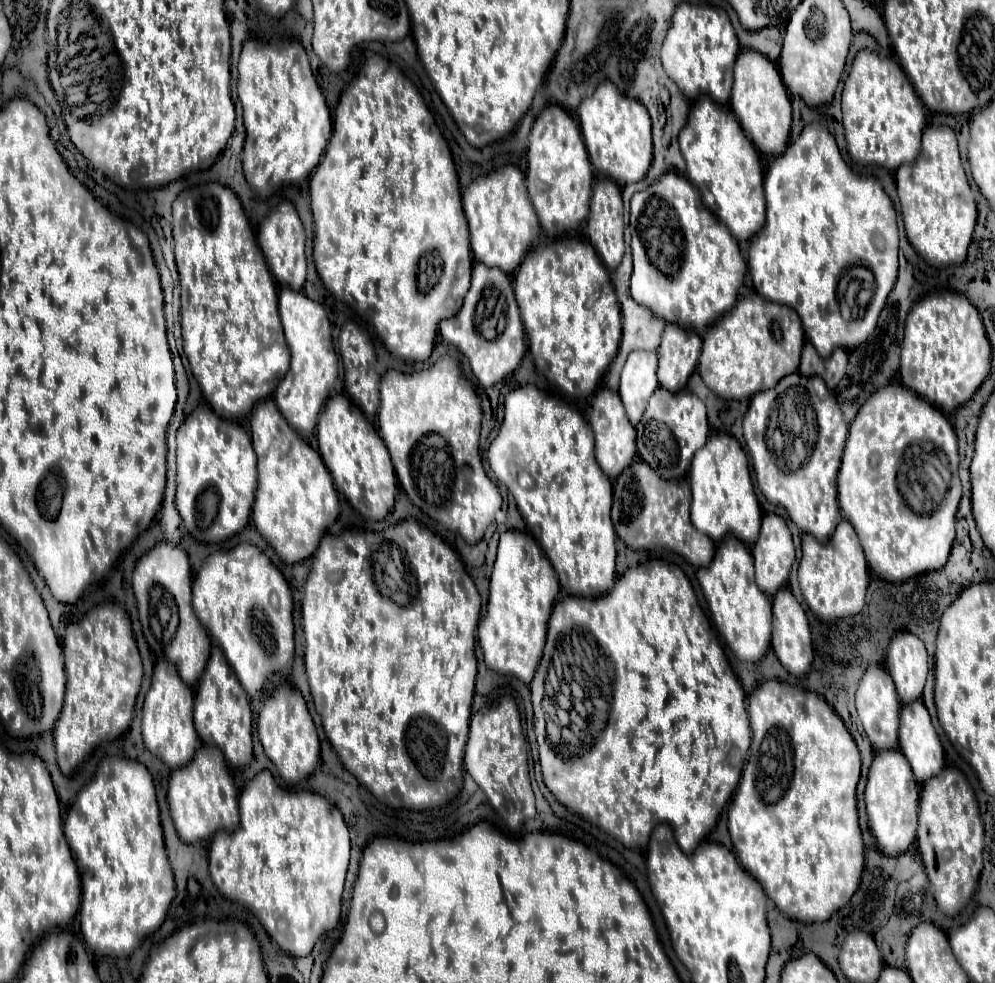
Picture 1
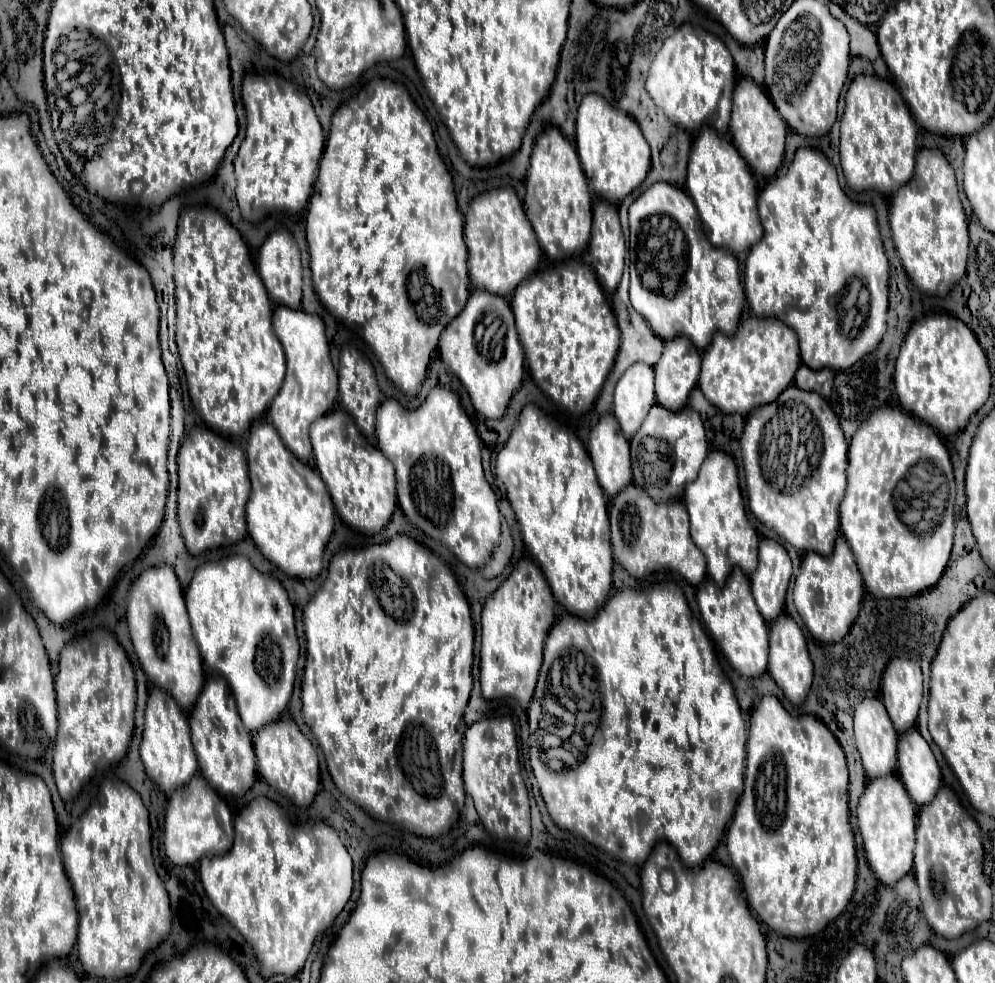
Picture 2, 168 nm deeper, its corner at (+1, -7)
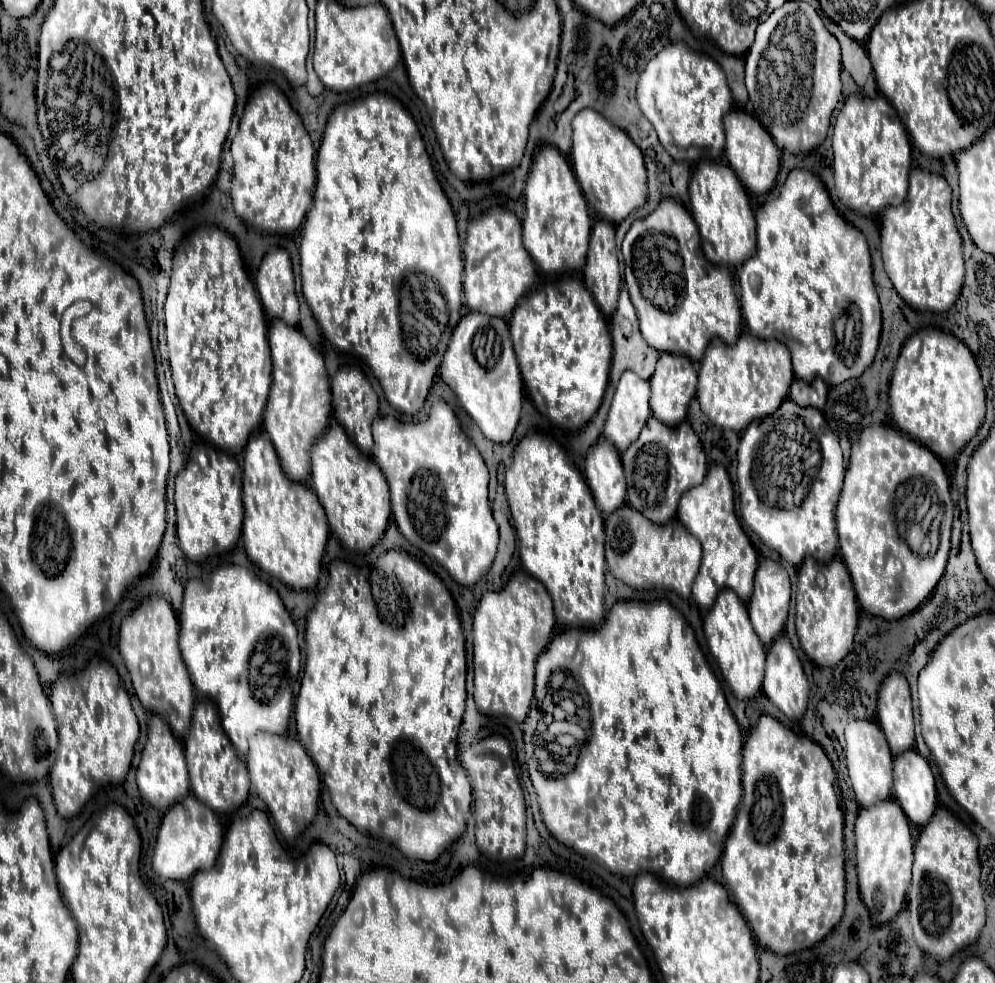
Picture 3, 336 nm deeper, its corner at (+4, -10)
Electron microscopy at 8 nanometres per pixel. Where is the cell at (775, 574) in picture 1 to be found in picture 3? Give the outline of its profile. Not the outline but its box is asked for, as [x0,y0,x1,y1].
[747,559,791,647]

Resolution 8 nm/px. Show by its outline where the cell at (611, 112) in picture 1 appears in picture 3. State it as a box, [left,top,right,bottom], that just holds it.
[571,109,647,223]

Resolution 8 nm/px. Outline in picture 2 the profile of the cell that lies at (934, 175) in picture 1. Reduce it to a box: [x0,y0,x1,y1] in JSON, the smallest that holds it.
[890,148,968,298]

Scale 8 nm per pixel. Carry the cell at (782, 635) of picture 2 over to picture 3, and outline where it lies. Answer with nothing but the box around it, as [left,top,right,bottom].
[763,635,809,719]

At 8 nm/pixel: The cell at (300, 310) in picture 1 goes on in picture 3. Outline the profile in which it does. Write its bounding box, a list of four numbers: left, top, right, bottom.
[263,321,331,483]

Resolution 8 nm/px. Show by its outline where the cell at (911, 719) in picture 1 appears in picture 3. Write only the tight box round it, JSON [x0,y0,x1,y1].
[893,749,937,825]

